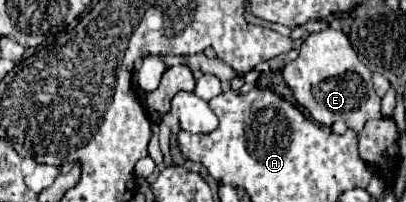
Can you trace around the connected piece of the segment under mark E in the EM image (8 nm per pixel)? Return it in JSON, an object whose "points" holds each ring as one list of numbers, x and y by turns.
{"points":[[332,27,310,33,302,47,298,59,284,67,284,81,294,91,296,101,308,109,314,121,322,125,332,125,334,121,344,121,356,133,364,127,368,119,380,119,380,97,374,91,368,67,358,59,348,37]]}

